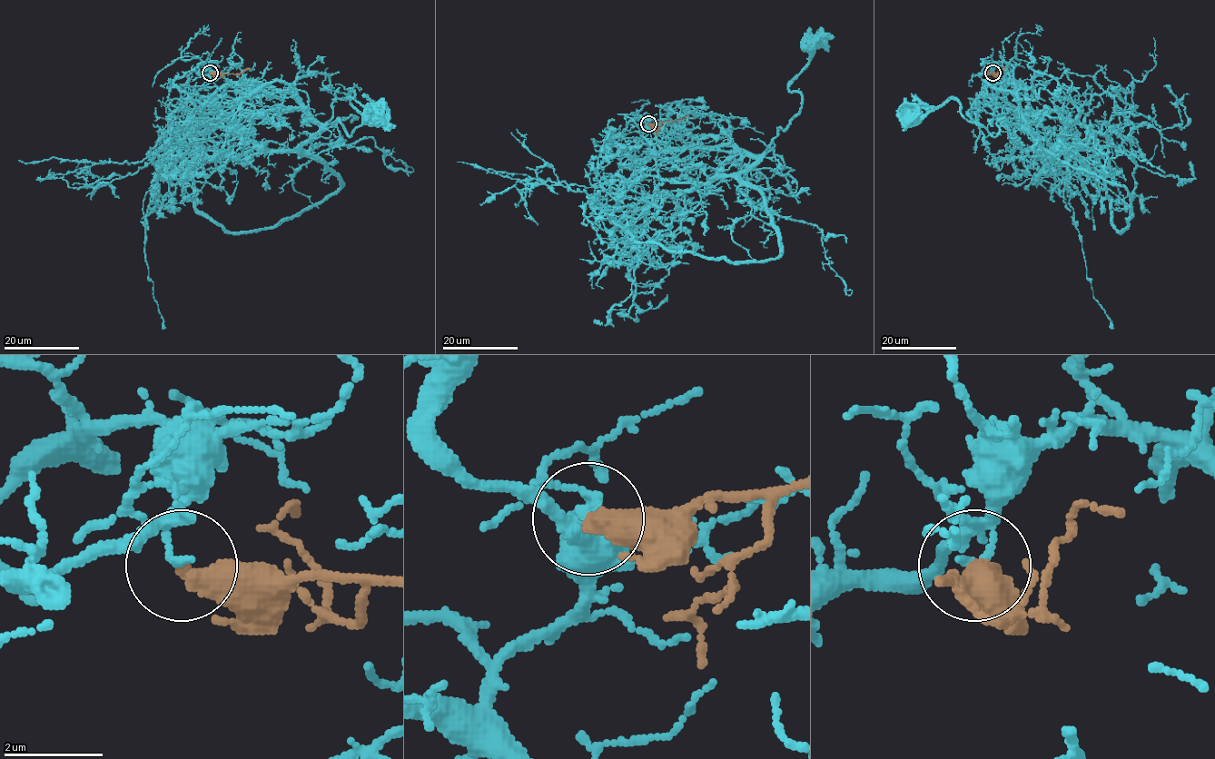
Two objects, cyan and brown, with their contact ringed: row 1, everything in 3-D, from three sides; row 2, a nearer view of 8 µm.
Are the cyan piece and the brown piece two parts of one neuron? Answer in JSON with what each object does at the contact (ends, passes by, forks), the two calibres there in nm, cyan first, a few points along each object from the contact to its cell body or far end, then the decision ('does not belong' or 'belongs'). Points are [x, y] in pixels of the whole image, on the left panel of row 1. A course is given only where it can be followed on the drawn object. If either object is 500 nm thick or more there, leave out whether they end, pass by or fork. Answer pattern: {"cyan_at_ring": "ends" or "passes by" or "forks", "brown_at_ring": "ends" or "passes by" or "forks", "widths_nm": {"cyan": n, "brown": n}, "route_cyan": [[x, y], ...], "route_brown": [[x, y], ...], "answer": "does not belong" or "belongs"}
{"cyan_at_ring": "passes by", "brown_at_ring": "ends", "widths_nm": {"cyan": 110, "brown": 440}, "route_cyan": [[210, 73], [202, 63], [289, 92], [350, 136], [362, 123], [350, 101], [372, 113]], "route_brown": [[210, 73], [236, 74], [251, 69]], "answer": "does not belong"}

